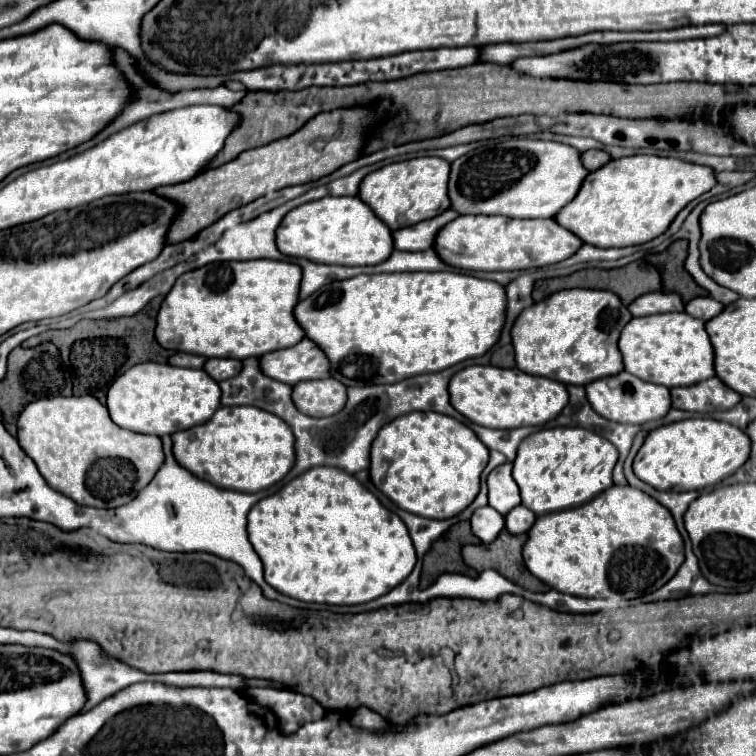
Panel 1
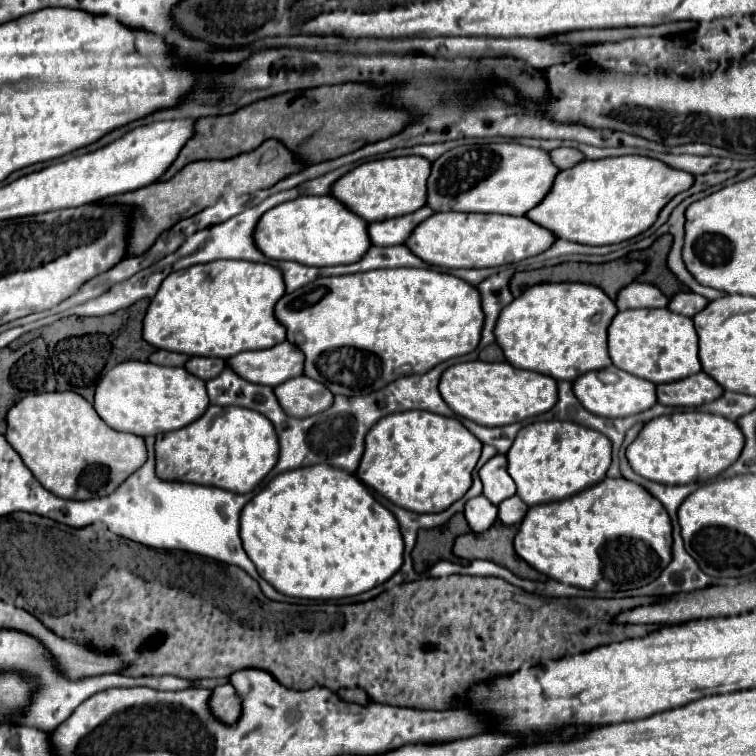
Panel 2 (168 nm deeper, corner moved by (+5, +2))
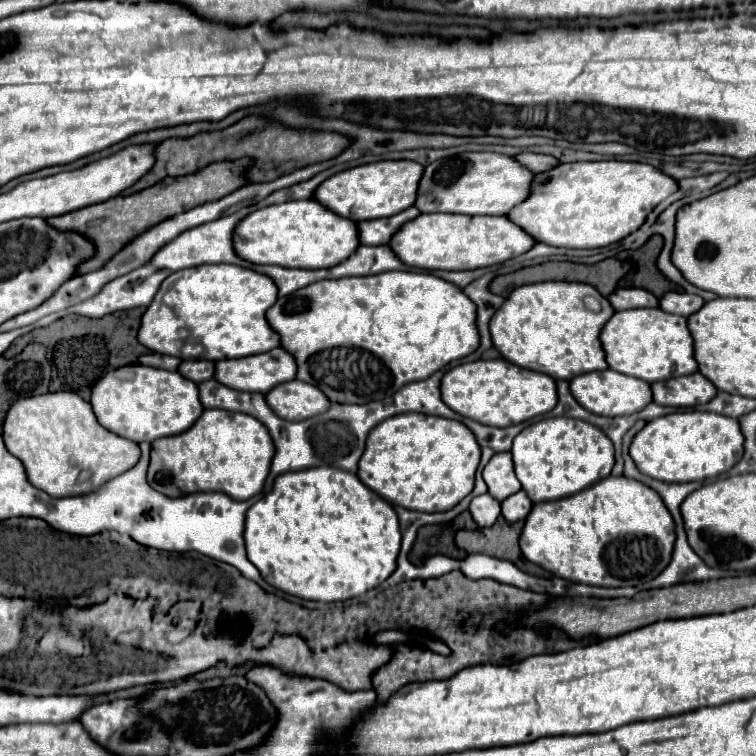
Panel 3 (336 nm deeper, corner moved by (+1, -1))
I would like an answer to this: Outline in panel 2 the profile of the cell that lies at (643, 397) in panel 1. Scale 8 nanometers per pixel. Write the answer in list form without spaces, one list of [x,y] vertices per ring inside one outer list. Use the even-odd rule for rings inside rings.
[[[610,367],[612,373],[618,375],[618,381],[616,383],[602,383],[598,377],[596,377],[596,371],[590,371],[586,375],[580,375],[574,383],[572,383],[572,389],[574,389],[574,395],[578,397],[578,401],[592,413],[600,415],[600,417],[628,417],[628,415],[636,415],[636,413],[642,413],[646,409],[650,409],[654,403],[656,403],[656,385],[646,381],[646,379],[640,379],[640,377],[634,377],[626,371],[620,371],[616,367]]]

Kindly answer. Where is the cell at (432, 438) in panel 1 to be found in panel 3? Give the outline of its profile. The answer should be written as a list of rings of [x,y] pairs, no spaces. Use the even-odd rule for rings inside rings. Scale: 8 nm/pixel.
[[[410,412],[392,416],[370,432],[358,464],[358,478],[390,504],[420,512],[444,512],[472,492],[478,462],[480,446],[462,422]]]

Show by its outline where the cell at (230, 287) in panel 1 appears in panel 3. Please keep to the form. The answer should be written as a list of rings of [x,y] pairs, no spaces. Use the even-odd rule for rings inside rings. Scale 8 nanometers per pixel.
[[[204,264],[196,268],[186,268],[170,274],[148,310],[142,316],[142,326],[138,332],[138,342],[148,350],[158,354],[178,356],[182,360],[226,360],[226,358],[242,358],[252,354],[270,352],[280,346],[280,336],[270,328],[266,320],[266,310],[278,300],[278,288],[272,278],[234,264]]]

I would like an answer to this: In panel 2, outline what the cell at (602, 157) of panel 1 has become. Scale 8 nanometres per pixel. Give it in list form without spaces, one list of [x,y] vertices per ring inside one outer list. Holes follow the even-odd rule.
[[[568,147],[552,149],[548,155],[550,155],[552,163],[554,163],[558,169],[570,169],[570,167],[574,167],[576,163],[580,163],[580,161],[584,159],[580,151],[576,151],[576,149],[568,149]]]

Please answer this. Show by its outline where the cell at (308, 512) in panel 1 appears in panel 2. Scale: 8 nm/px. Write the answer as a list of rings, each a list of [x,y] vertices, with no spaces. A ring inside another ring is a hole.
[[[326,463],[298,467],[276,475],[242,509],[240,539],[262,579],[288,597],[340,599],[364,593],[388,581],[402,565],[404,541],[396,517],[380,505],[370,489],[346,471]]]

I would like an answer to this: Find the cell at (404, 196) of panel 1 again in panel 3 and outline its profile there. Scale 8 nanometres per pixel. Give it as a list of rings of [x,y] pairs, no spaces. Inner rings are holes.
[[[384,160],[384,162],[372,162],[364,166],[356,166],[344,172],[334,174],[326,182],[318,186],[314,192],[314,198],[322,204],[332,208],[332,212],[350,218],[354,222],[362,220],[376,220],[376,218],[388,218],[394,216],[416,202],[418,194],[418,182],[424,174],[424,166],[412,160]]]

